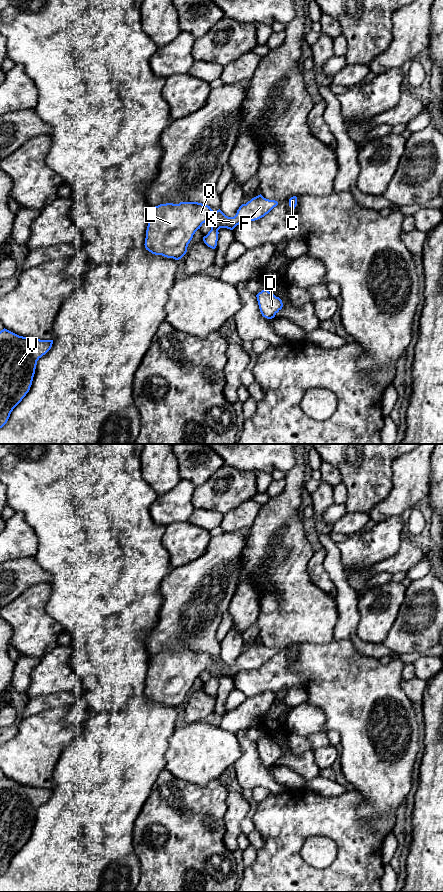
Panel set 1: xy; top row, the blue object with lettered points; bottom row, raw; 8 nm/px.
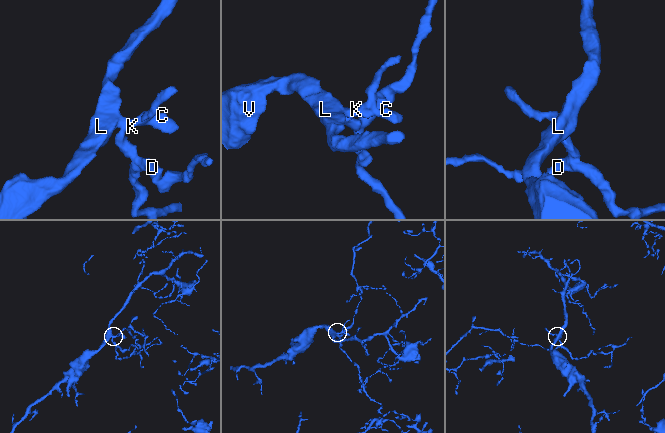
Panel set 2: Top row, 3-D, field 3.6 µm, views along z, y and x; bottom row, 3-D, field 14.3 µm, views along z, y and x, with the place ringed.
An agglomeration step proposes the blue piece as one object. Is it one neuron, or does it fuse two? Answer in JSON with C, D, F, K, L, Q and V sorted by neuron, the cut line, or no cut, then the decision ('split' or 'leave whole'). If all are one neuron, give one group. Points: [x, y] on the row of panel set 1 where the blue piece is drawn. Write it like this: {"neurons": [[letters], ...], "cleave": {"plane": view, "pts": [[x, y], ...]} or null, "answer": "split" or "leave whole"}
{"neurons": [["C", "D", "F", "K", "L", "Q", "V"]], "cleave": null, "answer": "leave whole"}

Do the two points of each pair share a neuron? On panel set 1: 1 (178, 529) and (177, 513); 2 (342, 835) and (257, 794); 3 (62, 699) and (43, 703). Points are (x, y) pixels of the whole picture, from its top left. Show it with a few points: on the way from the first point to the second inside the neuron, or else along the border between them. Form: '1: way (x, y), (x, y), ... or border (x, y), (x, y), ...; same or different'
1: border (187, 520), (172, 522), (166, 526); different
2: border (269, 793), (258, 804); different
3: way (57, 700), (48, 701); same

